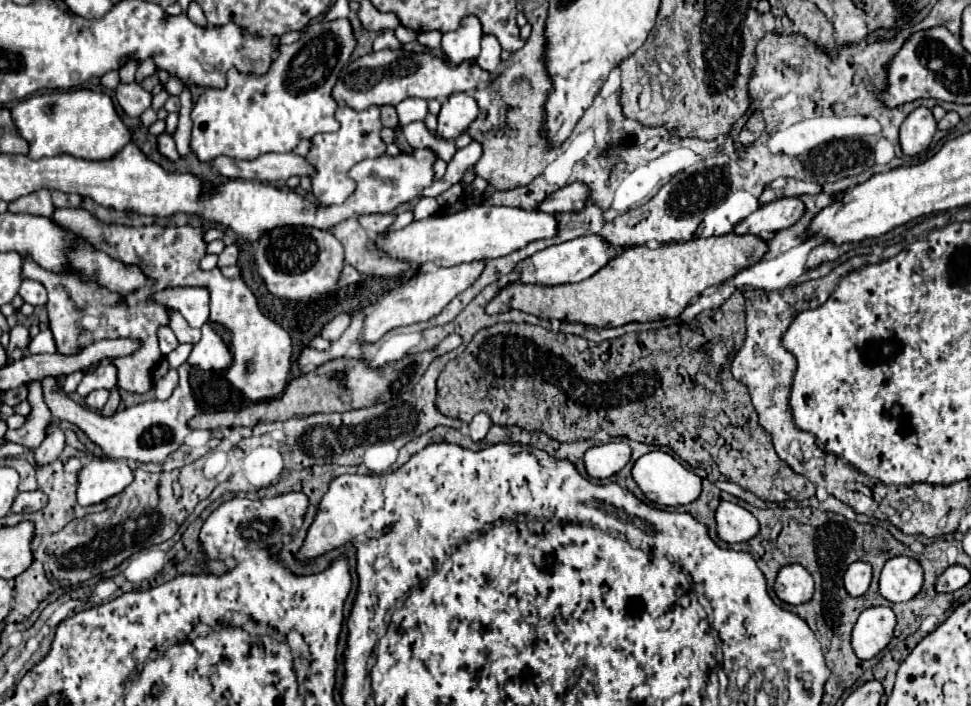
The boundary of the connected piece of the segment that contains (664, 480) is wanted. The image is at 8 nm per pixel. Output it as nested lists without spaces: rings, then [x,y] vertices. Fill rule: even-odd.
[[[648,452],[642,458],[638,458],[634,462],[634,470],[632,476],[636,480],[636,484],[640,486],[640,490],[644,492],[644,496],[660,506],[686,506],[690,502],[694,502],[700,492],[702,492],[702,480],[700,476],[696,476],[692,470],[684,468],[674,456],[666,454],[666,452]]]

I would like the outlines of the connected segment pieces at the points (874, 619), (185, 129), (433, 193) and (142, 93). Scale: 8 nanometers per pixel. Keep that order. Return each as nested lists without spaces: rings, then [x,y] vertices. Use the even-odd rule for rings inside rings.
[[[886,606],[868,608],[860,614],[852,630],[852,648],[860,660],[870,660],[880,654],[892,640],[896,616]]]
[[[184,88],[184,92],[180,94],[180,124],[178,130],[174,134],[174,142],[178,148],[178,154],[184,158],[190,154],[190,132],[192,132],[192,120],[190,120],[190,112],[192,112],[192,100],[190,100],[190,90]]]
[[[470,142],[466,148],[460,148],[454,158],[448,162],[448,168],[446,168],[446,174],[440,178],[440,180],[434,180],[428,188],[422,190],[420,196],[430,196],[430,198],[436,198],[438,194],[442,194],[444,190],[448,190],[452,184],[460,182],[462,180],[462,174],[474,166],[478,162],[478,158],[482,156],[482,146],[478,142]]]
[[[132,82],[132,84],[120,84],[116,88],[116,100],[126,116],[138,118],[150,106],[152,94]]]

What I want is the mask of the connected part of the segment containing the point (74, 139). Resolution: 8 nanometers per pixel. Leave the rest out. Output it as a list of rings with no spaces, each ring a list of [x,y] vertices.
[[[56,90],[56,92],[46,92],[46,94],[36,94],[30,96],[10,108],[14,124],[18,128],[18,134],[28,142],[28,156],[32,160],[38,160],[42,156],[58,156],[58,154],[70,154],[78,156],[84,160],[108,160],[116,156],[128,142],[130,142],[130,132],[122,124],[122,120],[116,114],[116,108],[110,100],[108,94],[104,92],[94,92],[94,90]]]

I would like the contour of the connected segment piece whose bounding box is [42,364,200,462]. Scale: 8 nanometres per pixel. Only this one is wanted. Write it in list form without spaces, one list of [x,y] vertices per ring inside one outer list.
[[[182,364],[178,368],[178,376],[180,376],[180,384],[168,400],[144,402],[144,404],[126,408],[122,412],[116,412],[114,416],[102,416],[96,410],[76,404],[62,388],[56,386],[58,378],[54,376],[42,378],[42,390],[44,390],[44,402],[48,404],[52,416],[78,426],[96,446],[102,448],[102,452],[108,458],[136,460],[136,462],[164,462],[168,454],[174,452],[182,444],[184,436],[190,432],[186,422],[200,410],[188,386],[188,364]]]

